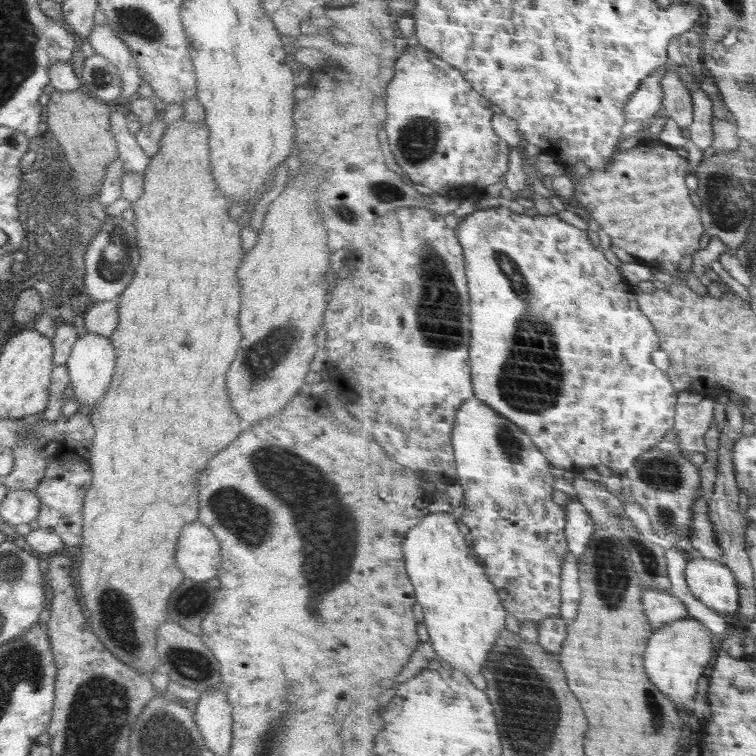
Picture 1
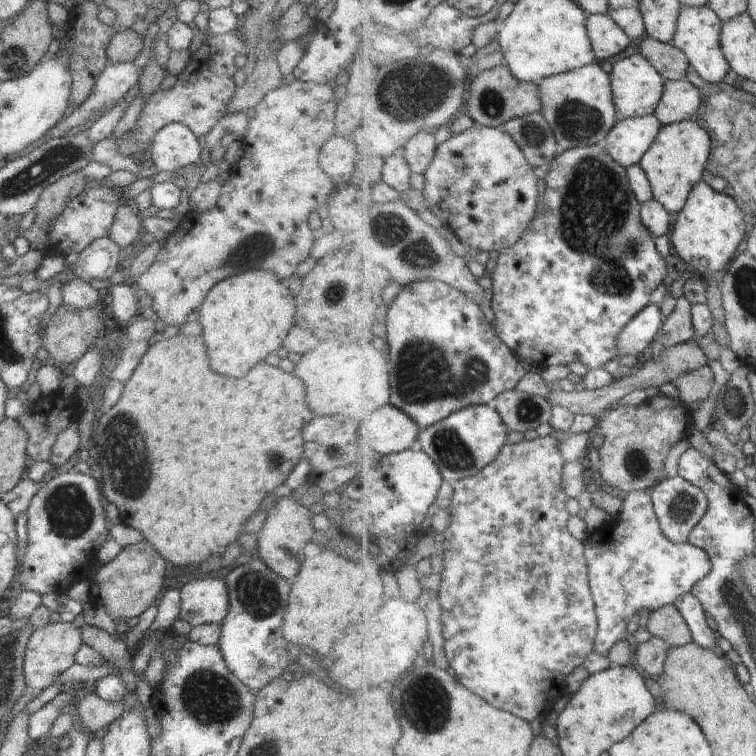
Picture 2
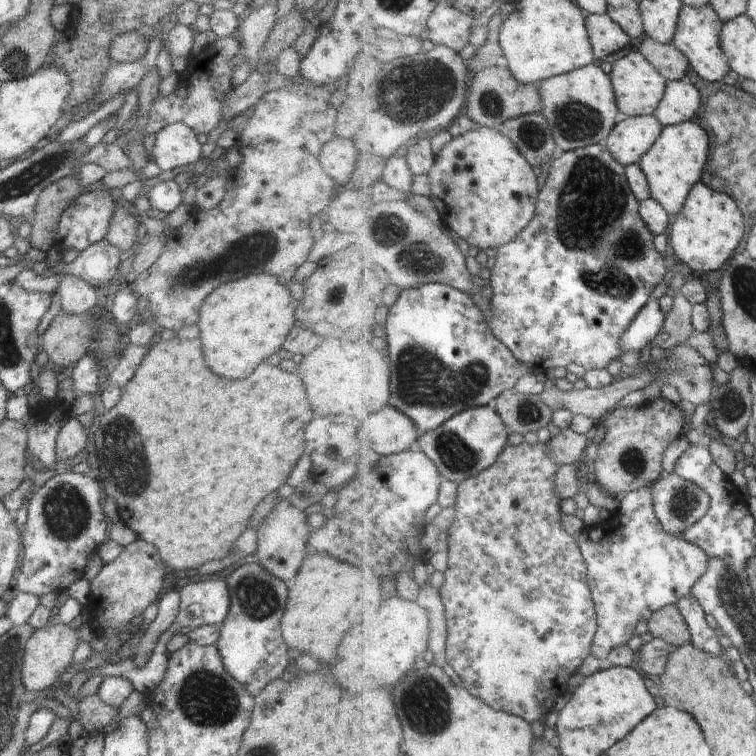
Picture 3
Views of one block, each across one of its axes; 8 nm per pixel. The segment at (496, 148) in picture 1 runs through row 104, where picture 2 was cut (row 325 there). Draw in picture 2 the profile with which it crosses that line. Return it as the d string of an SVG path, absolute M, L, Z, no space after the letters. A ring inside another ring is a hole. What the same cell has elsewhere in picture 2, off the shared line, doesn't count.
M420 279L402 287L400 292L398 292L397 298L385 308L381 341L386 348L387 355L390 357L389 362L391 363L391 386L394 394L394 398L391 398L391 403L404 409L418 422L422 430L436 425L437 422L444 421L445 418L465 409L467 406L495 404L496 399L502 393L516 390L522 379L528 374L520 356L508 346L508 343L502 340L497 328L488 322L488 318L486 318L486 314L484 314L484 310L480 308L480 305L465 292L454 288L451 284L444 281Z

